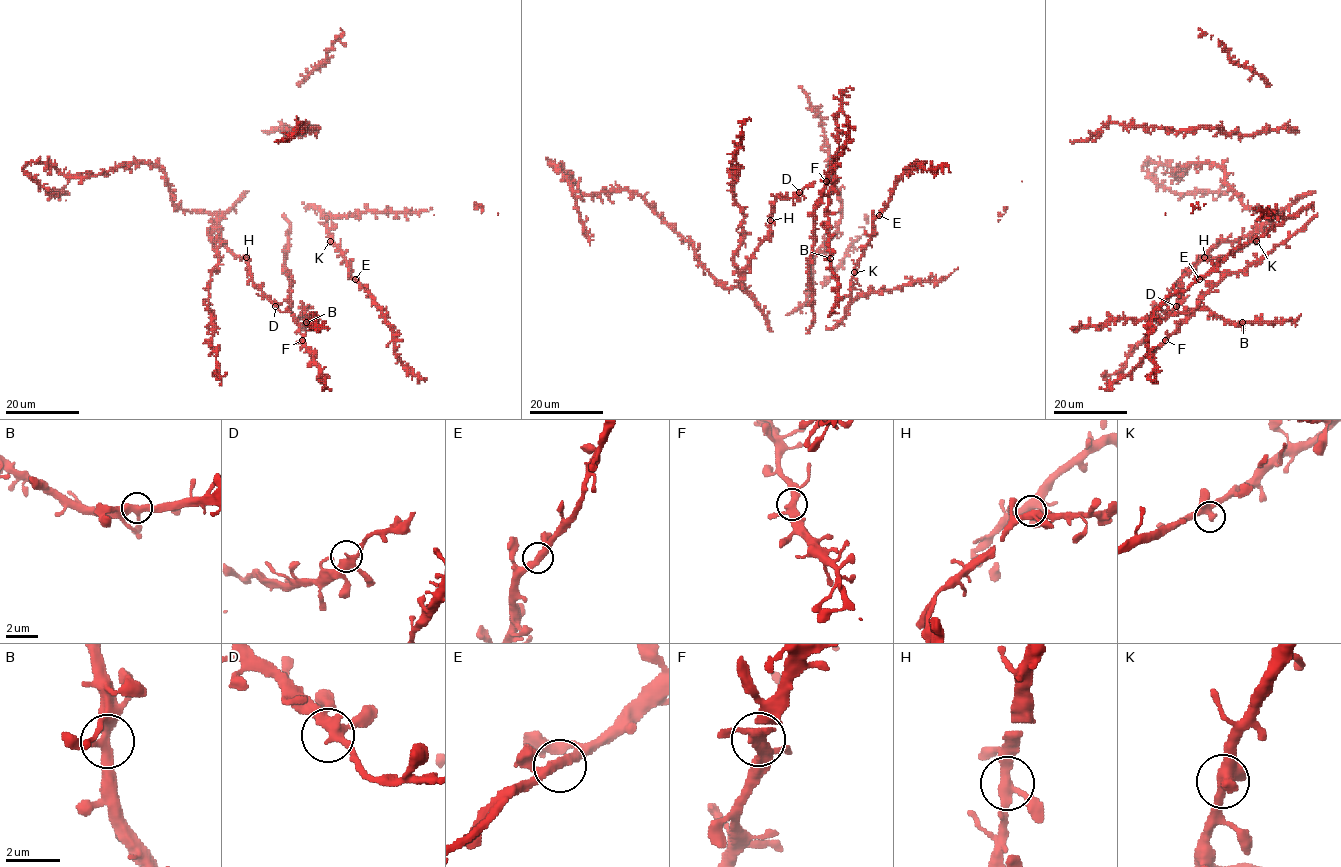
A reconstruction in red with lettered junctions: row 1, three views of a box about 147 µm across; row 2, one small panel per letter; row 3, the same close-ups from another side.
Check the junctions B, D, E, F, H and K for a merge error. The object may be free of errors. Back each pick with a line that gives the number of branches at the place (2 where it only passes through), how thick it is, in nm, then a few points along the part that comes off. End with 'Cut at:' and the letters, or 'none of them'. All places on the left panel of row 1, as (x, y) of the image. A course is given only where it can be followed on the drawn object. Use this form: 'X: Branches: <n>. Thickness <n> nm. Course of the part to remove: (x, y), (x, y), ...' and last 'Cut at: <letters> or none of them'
Cut at: none of them

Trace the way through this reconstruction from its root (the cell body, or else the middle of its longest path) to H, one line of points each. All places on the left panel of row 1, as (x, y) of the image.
H: (276, 305), (253, 282), (246, 257)

